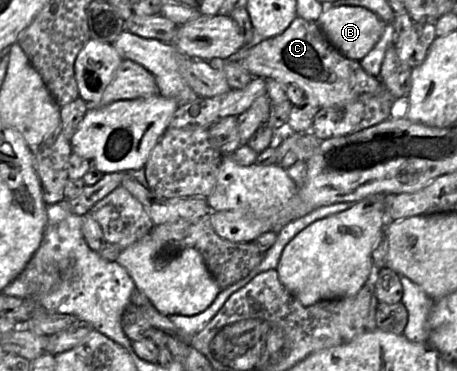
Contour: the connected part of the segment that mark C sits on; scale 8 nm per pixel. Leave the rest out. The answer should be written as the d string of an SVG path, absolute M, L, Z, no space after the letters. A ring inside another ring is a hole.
M296 17L283 33L263 39L256 44L249 44L229 59L237 59L252 78L275 79L285 85L297 84L303 90L304 98L320 108L347 102L361 94L375 93L383 88L379 78L367 73L359 61L347 58L331 45L318 22L300 17Z

